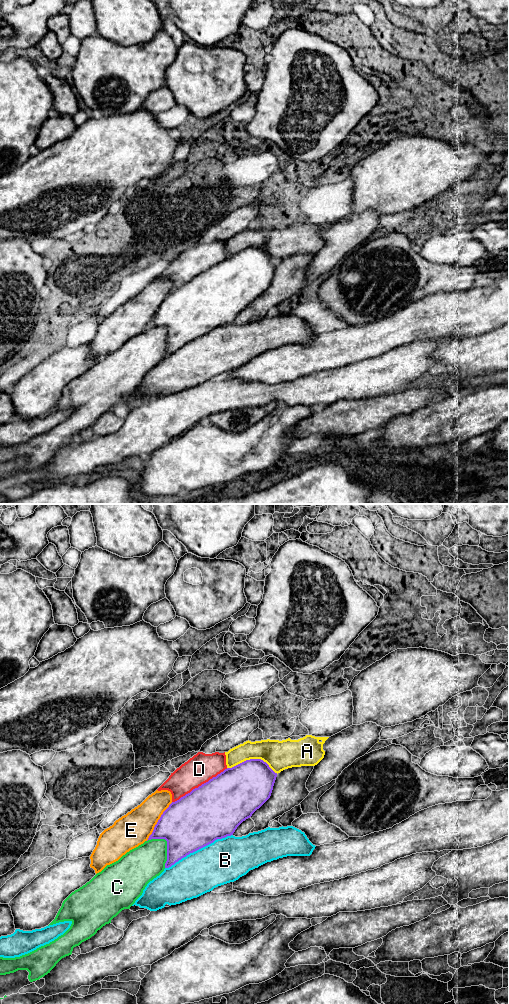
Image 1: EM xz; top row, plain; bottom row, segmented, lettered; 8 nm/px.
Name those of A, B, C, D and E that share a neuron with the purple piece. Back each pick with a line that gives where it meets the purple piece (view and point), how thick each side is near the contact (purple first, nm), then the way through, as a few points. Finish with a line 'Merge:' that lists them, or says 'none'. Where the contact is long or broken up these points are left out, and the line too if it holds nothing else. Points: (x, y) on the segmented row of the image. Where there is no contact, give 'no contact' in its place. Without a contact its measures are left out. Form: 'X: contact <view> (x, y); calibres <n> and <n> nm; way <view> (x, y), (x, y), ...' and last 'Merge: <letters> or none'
Merge: none

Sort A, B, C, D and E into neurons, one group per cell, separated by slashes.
A D / B / C / E

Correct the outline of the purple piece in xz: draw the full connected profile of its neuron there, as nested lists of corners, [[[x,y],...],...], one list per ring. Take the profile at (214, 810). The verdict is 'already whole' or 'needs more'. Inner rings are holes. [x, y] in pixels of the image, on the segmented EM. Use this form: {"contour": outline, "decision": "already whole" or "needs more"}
{"contour": [[[261,759],[246,760],[227,768],[216,777],[172,802],[154,827],[151,839],[167,841],[165,868],[211,843],[233,835],[237,827],[259,809],[271,796],[277,777]]], "decision": "already whole"}

